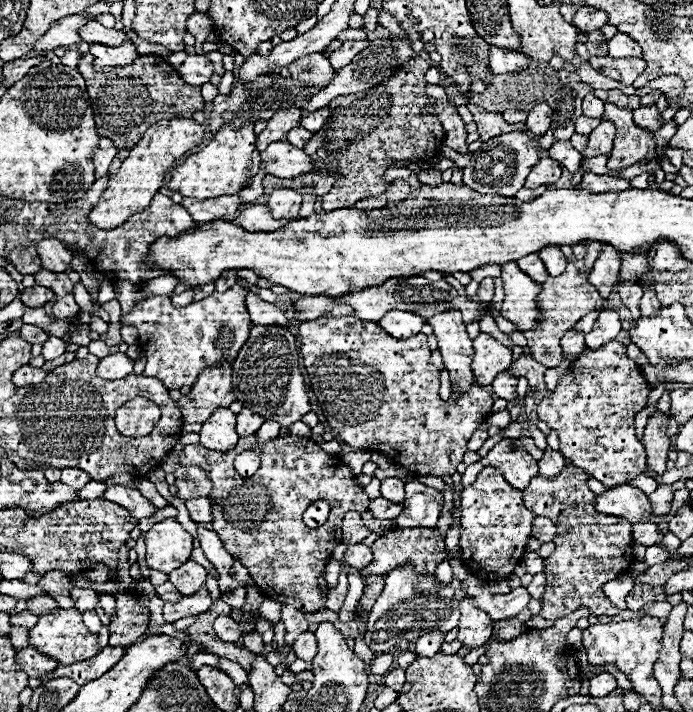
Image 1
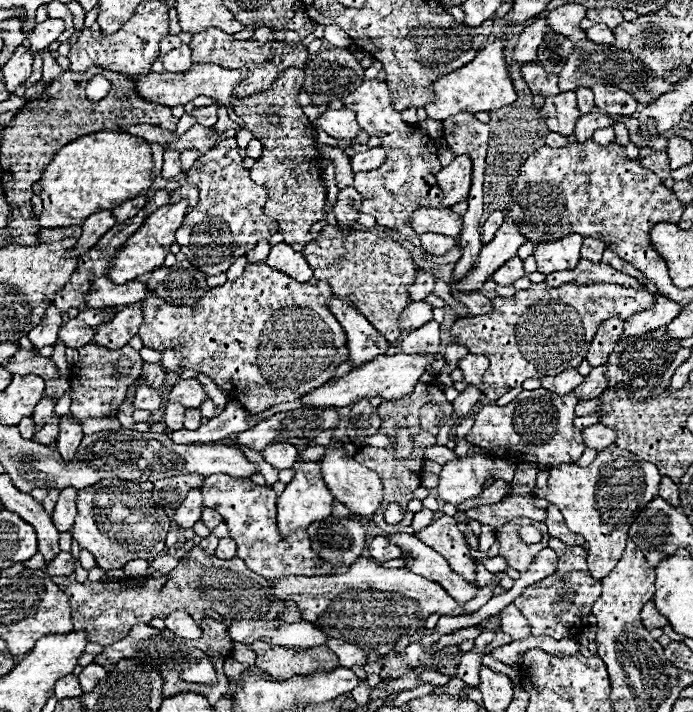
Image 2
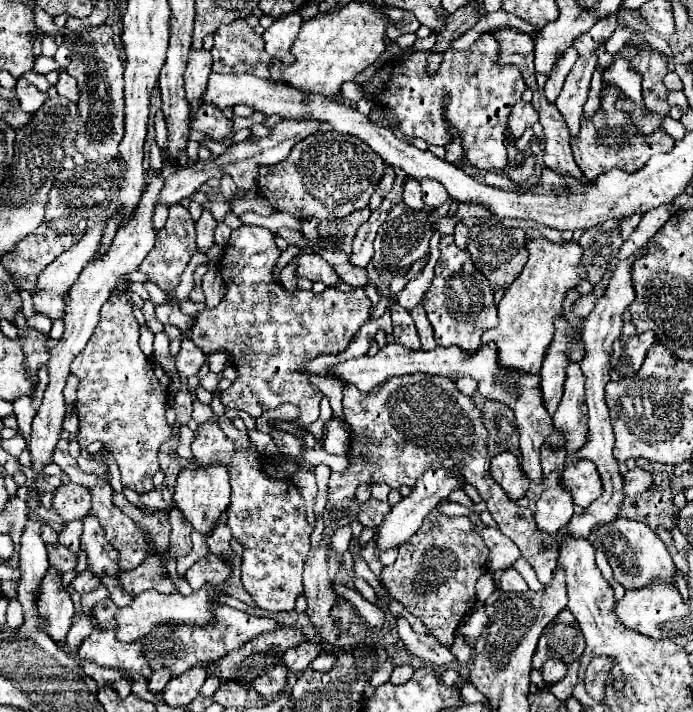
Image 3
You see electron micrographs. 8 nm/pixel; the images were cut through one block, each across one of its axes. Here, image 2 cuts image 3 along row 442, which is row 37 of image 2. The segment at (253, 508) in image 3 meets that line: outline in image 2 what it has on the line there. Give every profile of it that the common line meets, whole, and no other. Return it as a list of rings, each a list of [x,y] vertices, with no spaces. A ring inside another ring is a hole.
[[[210,28],[200,34],[194,34],[190,48],[192,48],[192,62],[210,62],[210,64],[224,66],[224,68],[248,66],[248,74],[246,74],[244,82],[240,82],[240,86],[236,86],[236,94],[232,94],[232,98],[230,98],[230,106],[234,106],[232,100],[270,90],[272,82],[276,82],[276,74],[280,74],[280,70],[288,70],[288,66],[302,68],[308,58],[306,46],[302,46],[302,42],[294,42],[294,44],[276,42],[276,40],[274,42],[258,42],[252,38],[250,40],[234,40],[232,34],[224,34],[218,28]]]

